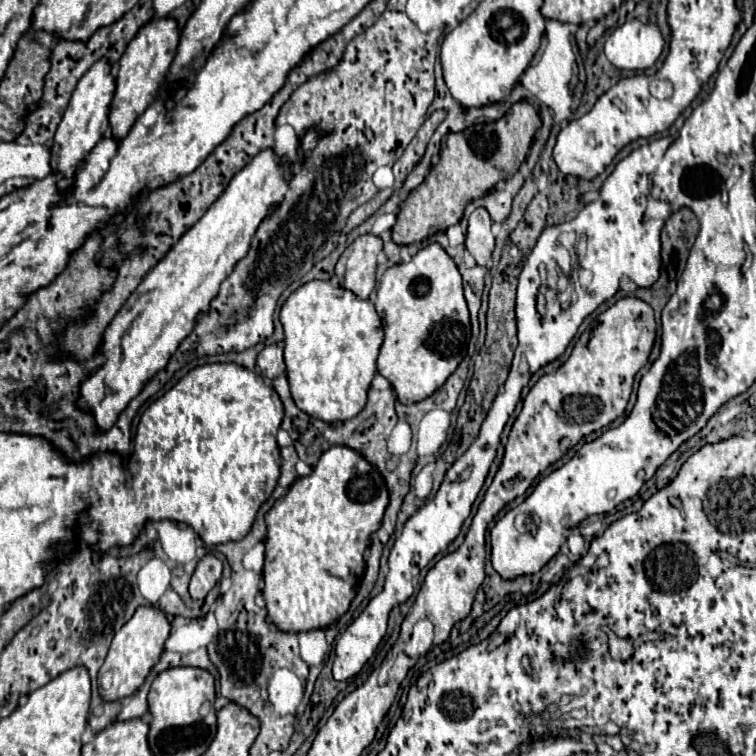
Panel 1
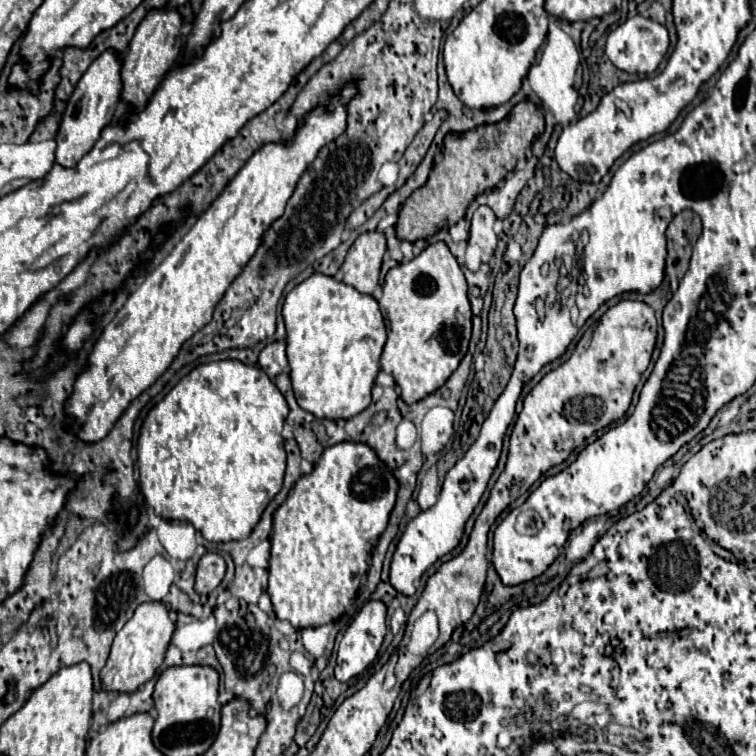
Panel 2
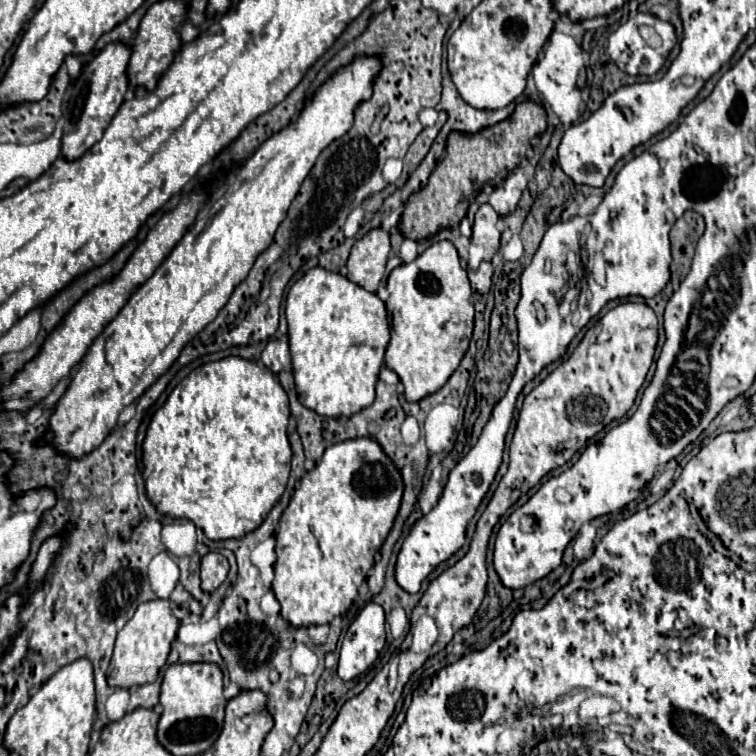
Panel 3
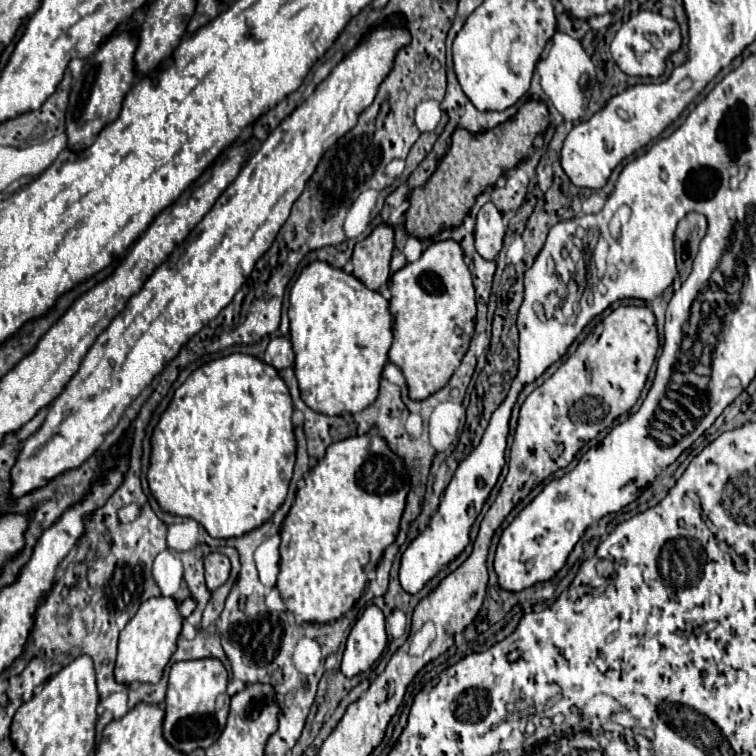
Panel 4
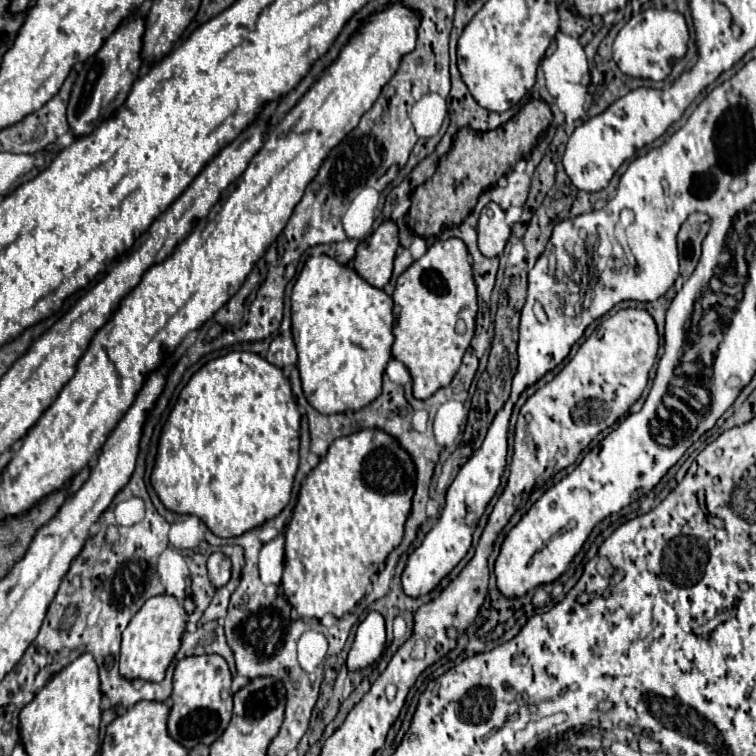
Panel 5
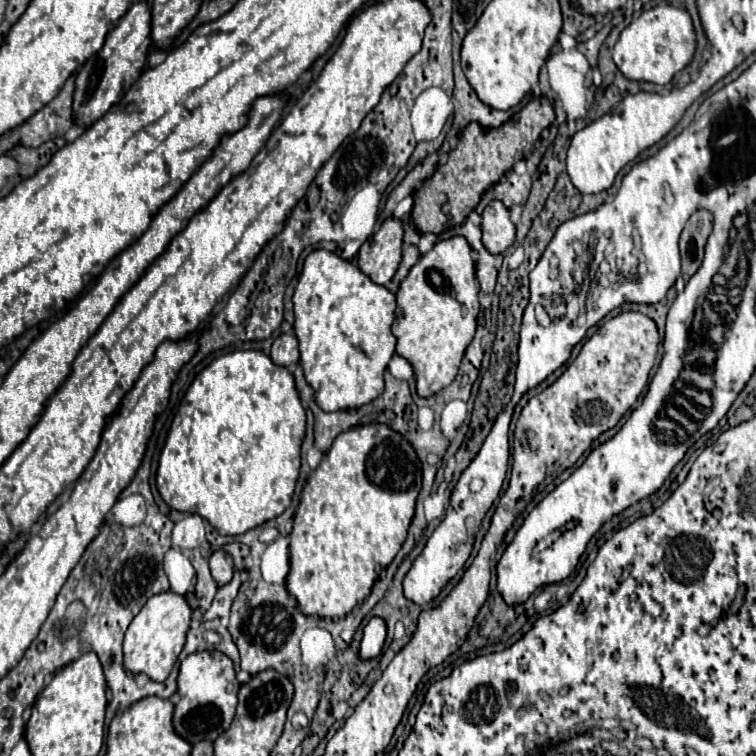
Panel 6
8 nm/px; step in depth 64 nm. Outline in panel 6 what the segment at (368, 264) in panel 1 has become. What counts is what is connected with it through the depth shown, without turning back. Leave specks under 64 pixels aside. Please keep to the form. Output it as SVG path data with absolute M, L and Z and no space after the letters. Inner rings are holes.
M386 218L380 230L368 238L358 252L358 268L380 286L386 286L402 258L402 222L396 218Z

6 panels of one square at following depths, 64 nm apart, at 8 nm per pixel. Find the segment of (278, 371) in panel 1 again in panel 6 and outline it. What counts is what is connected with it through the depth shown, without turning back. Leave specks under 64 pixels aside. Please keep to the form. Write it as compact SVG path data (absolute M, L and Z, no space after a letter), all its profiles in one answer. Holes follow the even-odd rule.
M280 334L270 350L270 358L274 364L280 366L290 366L290 364L298 364L300 354L298 354L298 340L294 334Z

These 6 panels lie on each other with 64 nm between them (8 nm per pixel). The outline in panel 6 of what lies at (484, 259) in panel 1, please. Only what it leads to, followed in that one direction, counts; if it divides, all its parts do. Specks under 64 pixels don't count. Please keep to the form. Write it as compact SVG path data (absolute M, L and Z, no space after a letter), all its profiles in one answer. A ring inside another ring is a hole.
M492 200L482 212L482 244L490 254L502 254L514 242L516 228L510 222L510 212L500 204L500 200Z

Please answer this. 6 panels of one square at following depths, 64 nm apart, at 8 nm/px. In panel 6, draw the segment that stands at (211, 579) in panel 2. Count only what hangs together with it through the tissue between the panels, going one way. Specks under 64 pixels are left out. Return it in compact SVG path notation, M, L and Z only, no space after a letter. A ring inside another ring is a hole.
M218 550L210 556L210 574L218 586L228 584L232 580L232 572L234 572L234 564L230 554L226 554L224 550Z

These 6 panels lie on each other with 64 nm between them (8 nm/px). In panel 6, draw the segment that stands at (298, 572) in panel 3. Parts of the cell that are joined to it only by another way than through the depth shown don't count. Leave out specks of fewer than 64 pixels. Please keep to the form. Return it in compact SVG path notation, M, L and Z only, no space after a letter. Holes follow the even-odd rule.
M366 424L366 426L350 428L348 432L342 432L340 436L336 436L332 448L328 450L328 454L323 457L317 469L310 474L310 478L302 490L302 498L300 498L298 510L294 514L294 526L292 526L292 534L290 534L290 572L286 578L286 590L290 596L296 598L302 614L320 616L320 618L324 618L324 616L346 616L348 612L352 612L354 606L358 606L370 594L372 584L374 584L374 576L378 576L394 560L396 552L400 550L400 546L406 540L408 526L410 526L410 520L414 516L416 496L420 492L420 484L422 484L422 472L420 472L420 462L416 460L416 452L392 428L388 428L384 424Z

